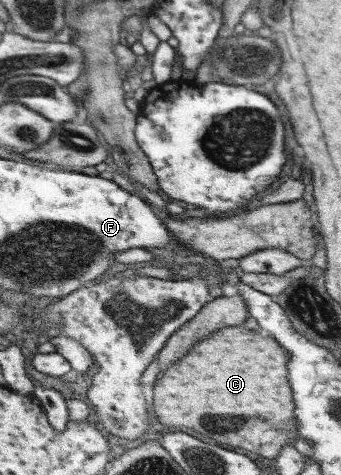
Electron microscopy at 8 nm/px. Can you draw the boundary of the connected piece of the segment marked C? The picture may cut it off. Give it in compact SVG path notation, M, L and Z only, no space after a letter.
M232 326L204 339L180 363L174 363L164 379L156 383L156 407L162 425L180 427L180 431L196 431L208 443L224 443L224 447L244 447L266 458L276 459L284 446L300 435L300 419L296 419L296 401L290 379L290 353L274 339L242 326Z

